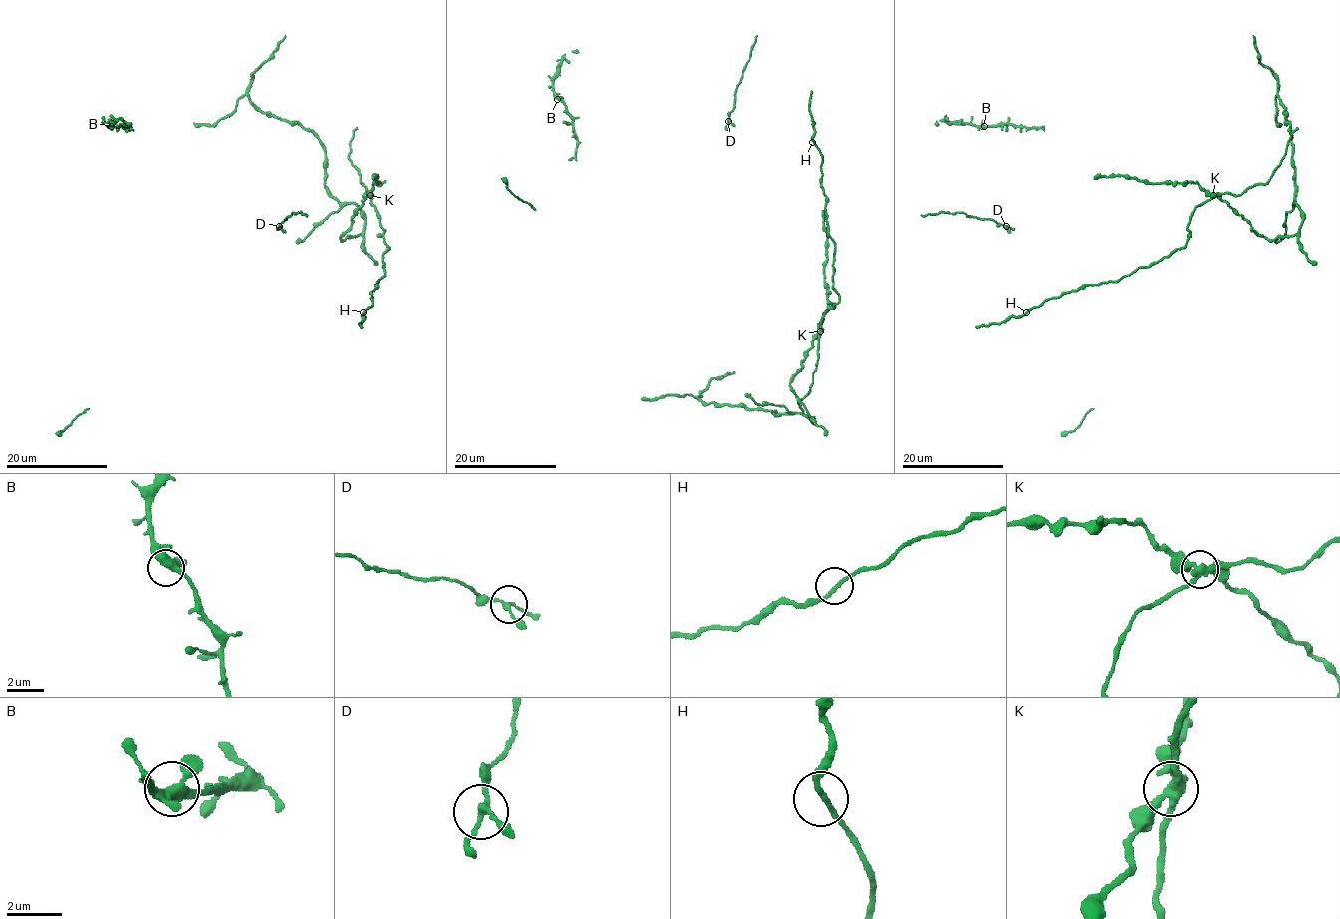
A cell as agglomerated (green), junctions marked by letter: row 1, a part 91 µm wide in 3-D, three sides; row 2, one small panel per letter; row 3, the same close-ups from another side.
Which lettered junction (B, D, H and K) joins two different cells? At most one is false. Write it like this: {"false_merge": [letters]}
{"false_merge": ["K"]}

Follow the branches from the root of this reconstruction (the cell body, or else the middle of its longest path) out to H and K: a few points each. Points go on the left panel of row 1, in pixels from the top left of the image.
H: (384, 275), (372, 292), (372, 305), (363, 312)
K: (384, 275), (383, 255), (389, 248), (370, 195)

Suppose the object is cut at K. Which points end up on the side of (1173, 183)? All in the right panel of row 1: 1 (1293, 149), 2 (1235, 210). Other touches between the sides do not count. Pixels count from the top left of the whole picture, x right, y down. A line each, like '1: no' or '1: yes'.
1: yes
2: yes

